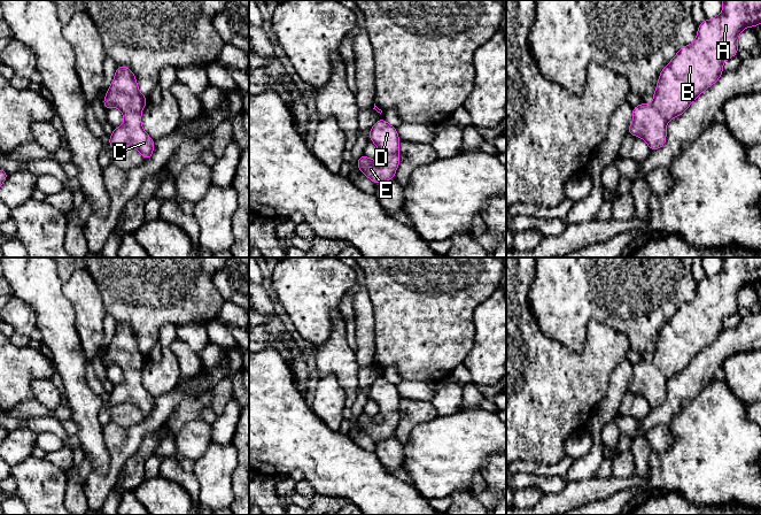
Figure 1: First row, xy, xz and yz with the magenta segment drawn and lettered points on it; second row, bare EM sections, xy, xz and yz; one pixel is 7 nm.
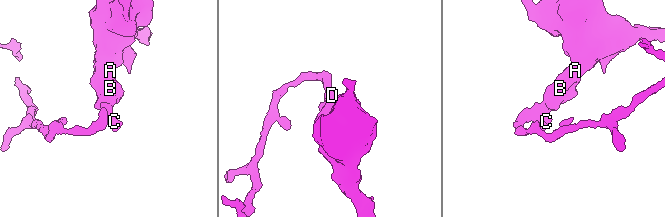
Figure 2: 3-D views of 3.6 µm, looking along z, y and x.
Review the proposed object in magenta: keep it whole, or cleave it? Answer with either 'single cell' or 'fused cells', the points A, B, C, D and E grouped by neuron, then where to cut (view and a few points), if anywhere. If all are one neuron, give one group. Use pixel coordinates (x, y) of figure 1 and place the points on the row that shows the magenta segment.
single cell; A B C D E; no cut

